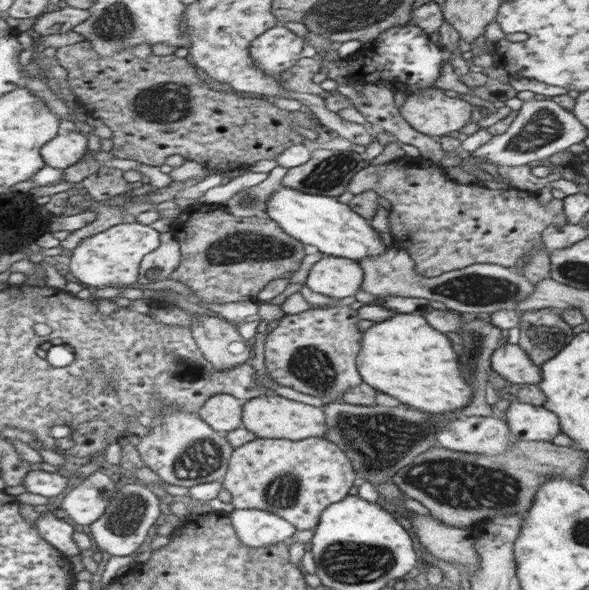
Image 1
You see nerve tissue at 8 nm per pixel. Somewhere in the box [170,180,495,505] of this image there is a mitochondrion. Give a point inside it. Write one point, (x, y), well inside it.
(380, 442)

